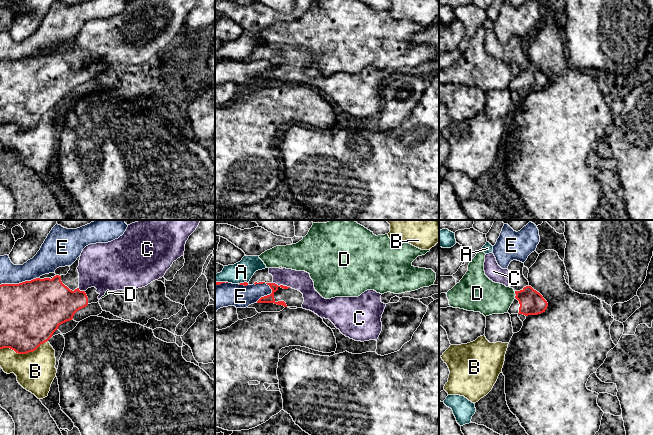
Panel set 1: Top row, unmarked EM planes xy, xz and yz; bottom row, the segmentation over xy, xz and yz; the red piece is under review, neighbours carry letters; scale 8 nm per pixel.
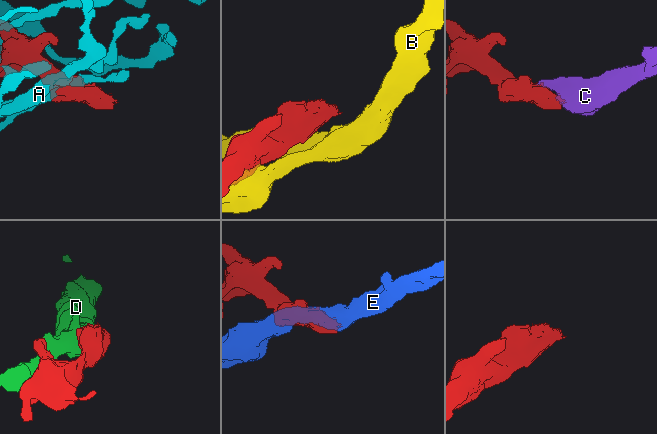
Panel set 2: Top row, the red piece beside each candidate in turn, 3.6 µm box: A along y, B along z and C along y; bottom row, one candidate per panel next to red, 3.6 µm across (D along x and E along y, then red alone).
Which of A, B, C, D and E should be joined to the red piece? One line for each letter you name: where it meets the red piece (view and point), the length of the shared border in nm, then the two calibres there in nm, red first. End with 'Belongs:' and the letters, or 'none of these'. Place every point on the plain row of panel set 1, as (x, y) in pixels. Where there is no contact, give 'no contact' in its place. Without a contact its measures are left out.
C: xz (282, 61) | 150 nm | 60/160 nm
Belongs: C

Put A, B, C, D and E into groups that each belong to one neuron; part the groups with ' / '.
A / B / C / D / E

